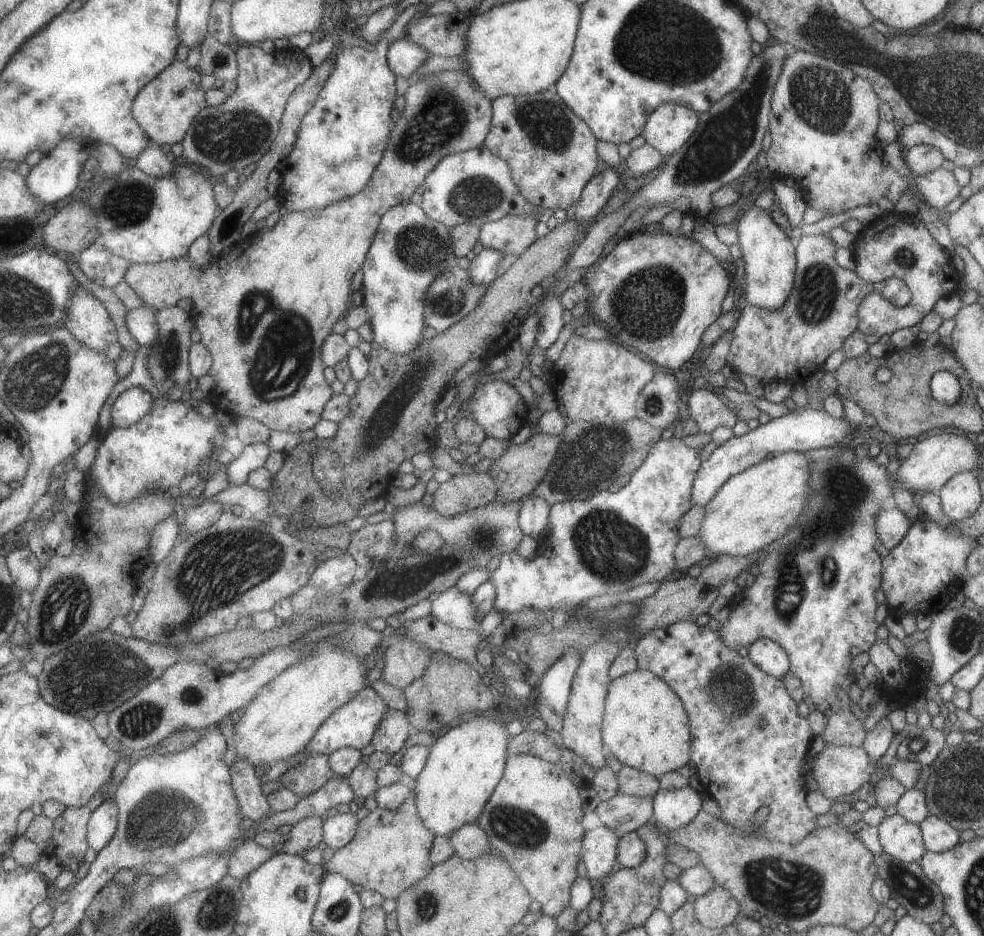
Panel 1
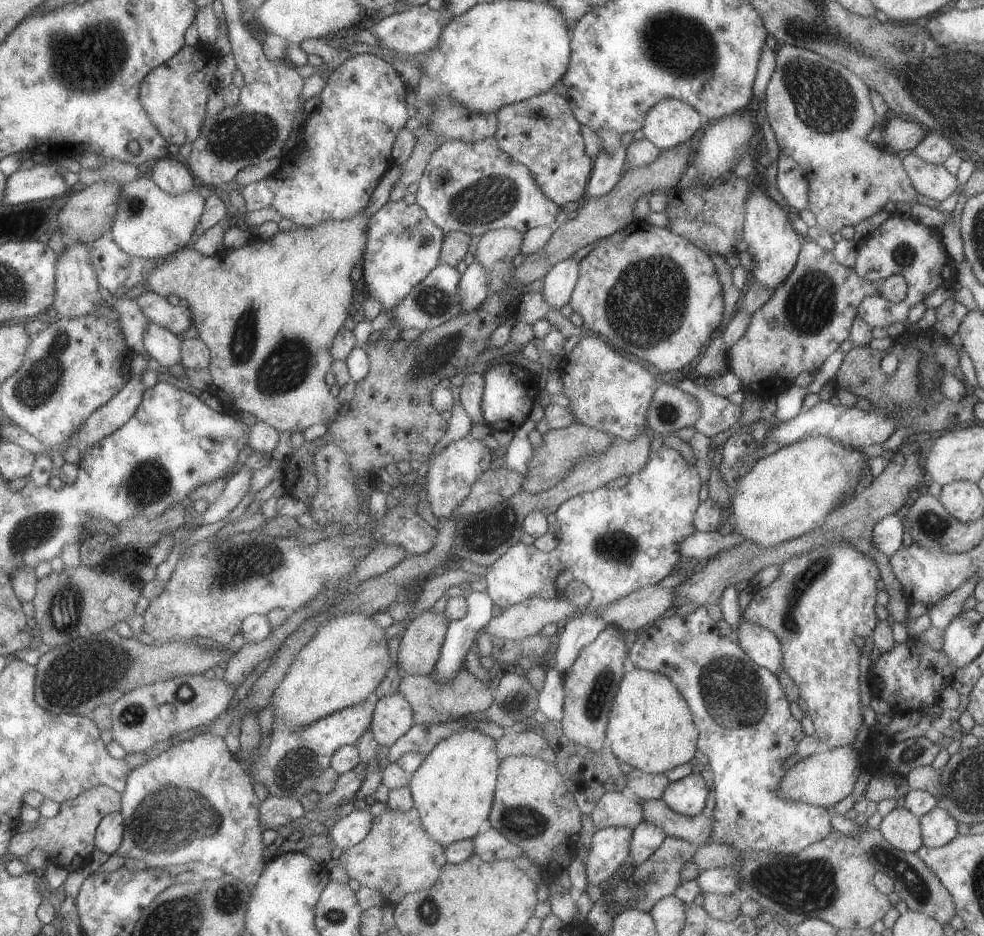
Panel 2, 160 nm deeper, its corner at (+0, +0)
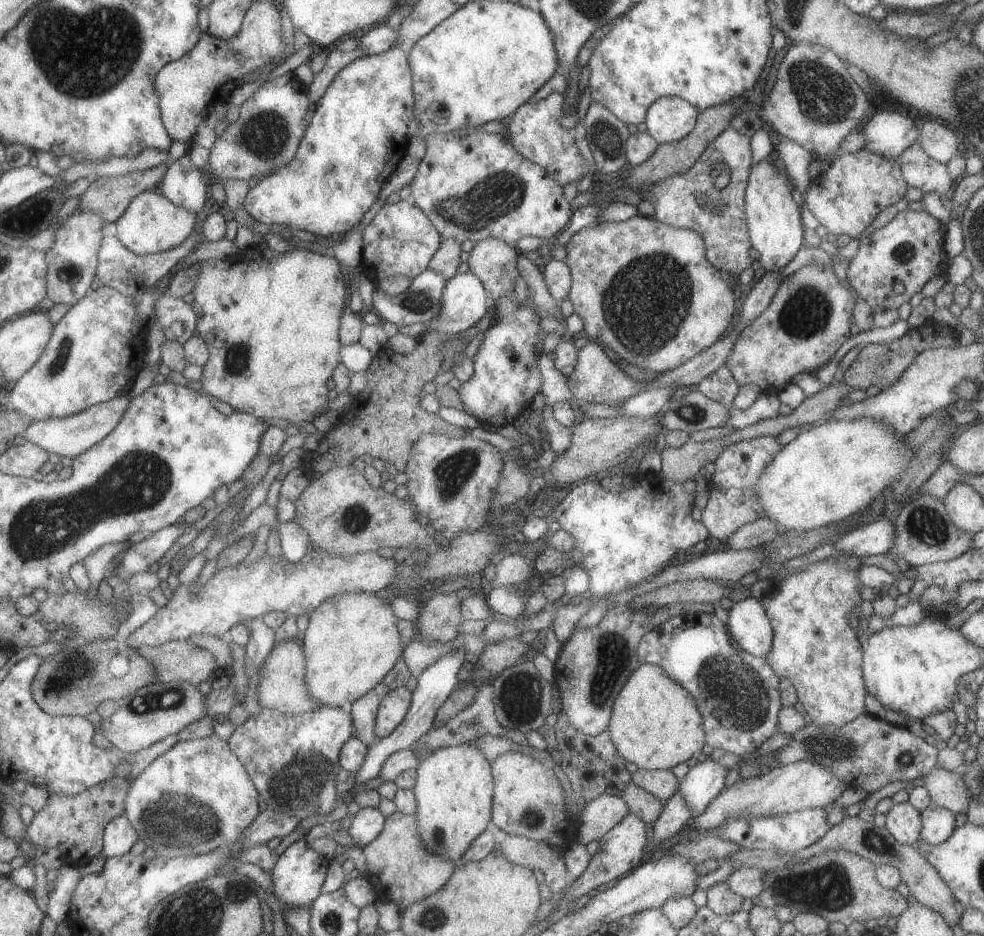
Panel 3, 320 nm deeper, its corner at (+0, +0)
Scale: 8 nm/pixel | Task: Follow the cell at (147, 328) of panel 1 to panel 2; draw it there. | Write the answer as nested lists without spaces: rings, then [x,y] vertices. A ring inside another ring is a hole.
[[[147,322],[143,332],[143,346],[147,357],[161,367],[180,363],[180,344],[177,336],[158,326],[155,322]]]

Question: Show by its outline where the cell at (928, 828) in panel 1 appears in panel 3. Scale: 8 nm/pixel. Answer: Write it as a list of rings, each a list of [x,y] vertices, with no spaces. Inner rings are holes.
[[[930,803],[920,812],[919,840],[929,845],[944,842],[956,830],[953,812]]]

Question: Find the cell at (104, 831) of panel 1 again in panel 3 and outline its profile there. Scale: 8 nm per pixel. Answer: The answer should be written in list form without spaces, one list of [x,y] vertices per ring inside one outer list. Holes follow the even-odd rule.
[[[124,815],[117,816],[105,824],[102,835],[101,854],[105,857],[122,856],[135,845],[137,834]]]

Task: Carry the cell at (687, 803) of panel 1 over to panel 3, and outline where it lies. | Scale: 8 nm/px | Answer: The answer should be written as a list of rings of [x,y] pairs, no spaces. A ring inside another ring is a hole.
[[[705,757],[678,780],[676,793],[685,800],[685,808],[691,810],[691,819],[701,816],[707,804],[722,792],[727,772],[725,766]]]

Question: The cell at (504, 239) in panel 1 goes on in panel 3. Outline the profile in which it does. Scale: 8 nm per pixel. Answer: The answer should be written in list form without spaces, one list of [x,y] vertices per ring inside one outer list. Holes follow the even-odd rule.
[[[492,237],[478,241],[469,252],[468,271],[479,278],[490,302],[513,294],[515,281],[520,276],[518,255],[514,246]]]

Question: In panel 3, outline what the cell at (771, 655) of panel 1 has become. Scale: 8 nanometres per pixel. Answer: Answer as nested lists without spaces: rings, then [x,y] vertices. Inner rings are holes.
[[[749,596],[732,602],[726,625],[729,636],[741,650],[764,659],[769,654],[773,644],[772,627],[760,600]]]

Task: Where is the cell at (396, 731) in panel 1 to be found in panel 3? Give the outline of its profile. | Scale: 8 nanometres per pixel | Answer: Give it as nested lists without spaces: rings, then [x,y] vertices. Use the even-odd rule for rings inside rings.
[[[400,687],[387,692],[377,708],[374,734],[377,740],[383,739],[403,722],[407,714],[412,694],[406,687]]]

